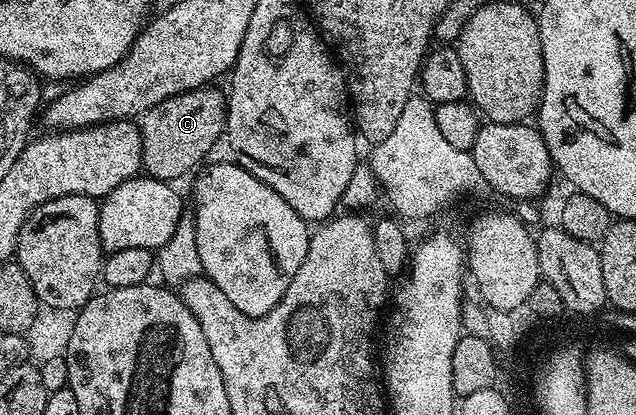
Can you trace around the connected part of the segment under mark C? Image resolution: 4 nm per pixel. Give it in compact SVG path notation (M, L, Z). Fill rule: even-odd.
M211 84L168 96L168 100L160 100L160 104L141 115L142 170L149 177L173 183L174 178L182 178L189 170L197 171L203 165L202 157L217 144L218 138L220 142L226 128L227 95L216 87Z

